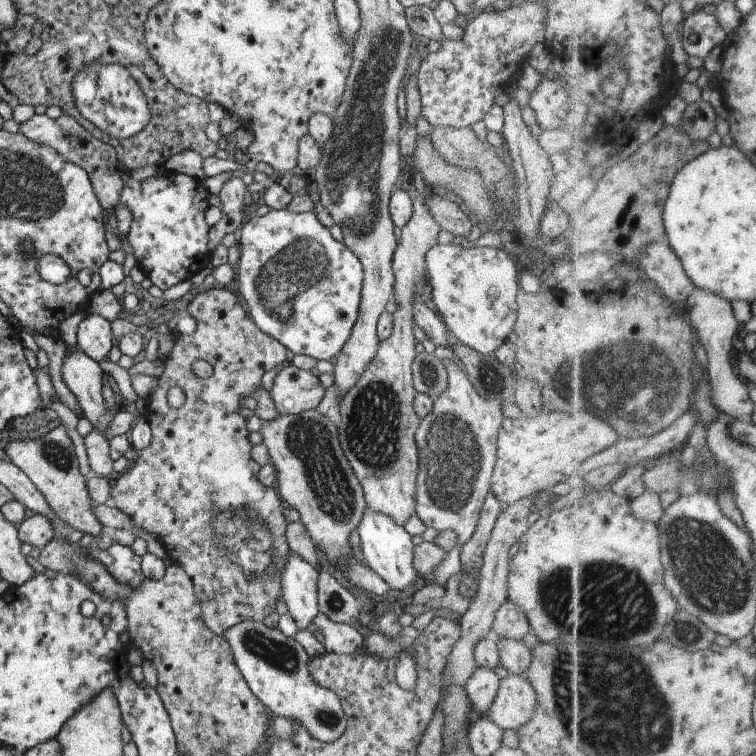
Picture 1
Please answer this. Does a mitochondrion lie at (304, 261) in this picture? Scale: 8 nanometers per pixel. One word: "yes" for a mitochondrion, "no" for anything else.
yes

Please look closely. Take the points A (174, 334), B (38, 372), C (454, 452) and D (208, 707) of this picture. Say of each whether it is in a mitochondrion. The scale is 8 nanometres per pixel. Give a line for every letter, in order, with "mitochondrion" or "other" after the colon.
A: other
B: other
C: mitochondrion
D: other

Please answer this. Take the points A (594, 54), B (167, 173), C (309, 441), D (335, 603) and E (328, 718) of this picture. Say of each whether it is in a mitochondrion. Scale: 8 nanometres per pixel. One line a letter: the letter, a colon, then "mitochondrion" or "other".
A: other
B: other
C: mitochondrion
D: mitochondrion
E: mitochondrion

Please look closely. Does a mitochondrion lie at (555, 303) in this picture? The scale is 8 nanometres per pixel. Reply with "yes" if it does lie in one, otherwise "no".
no

